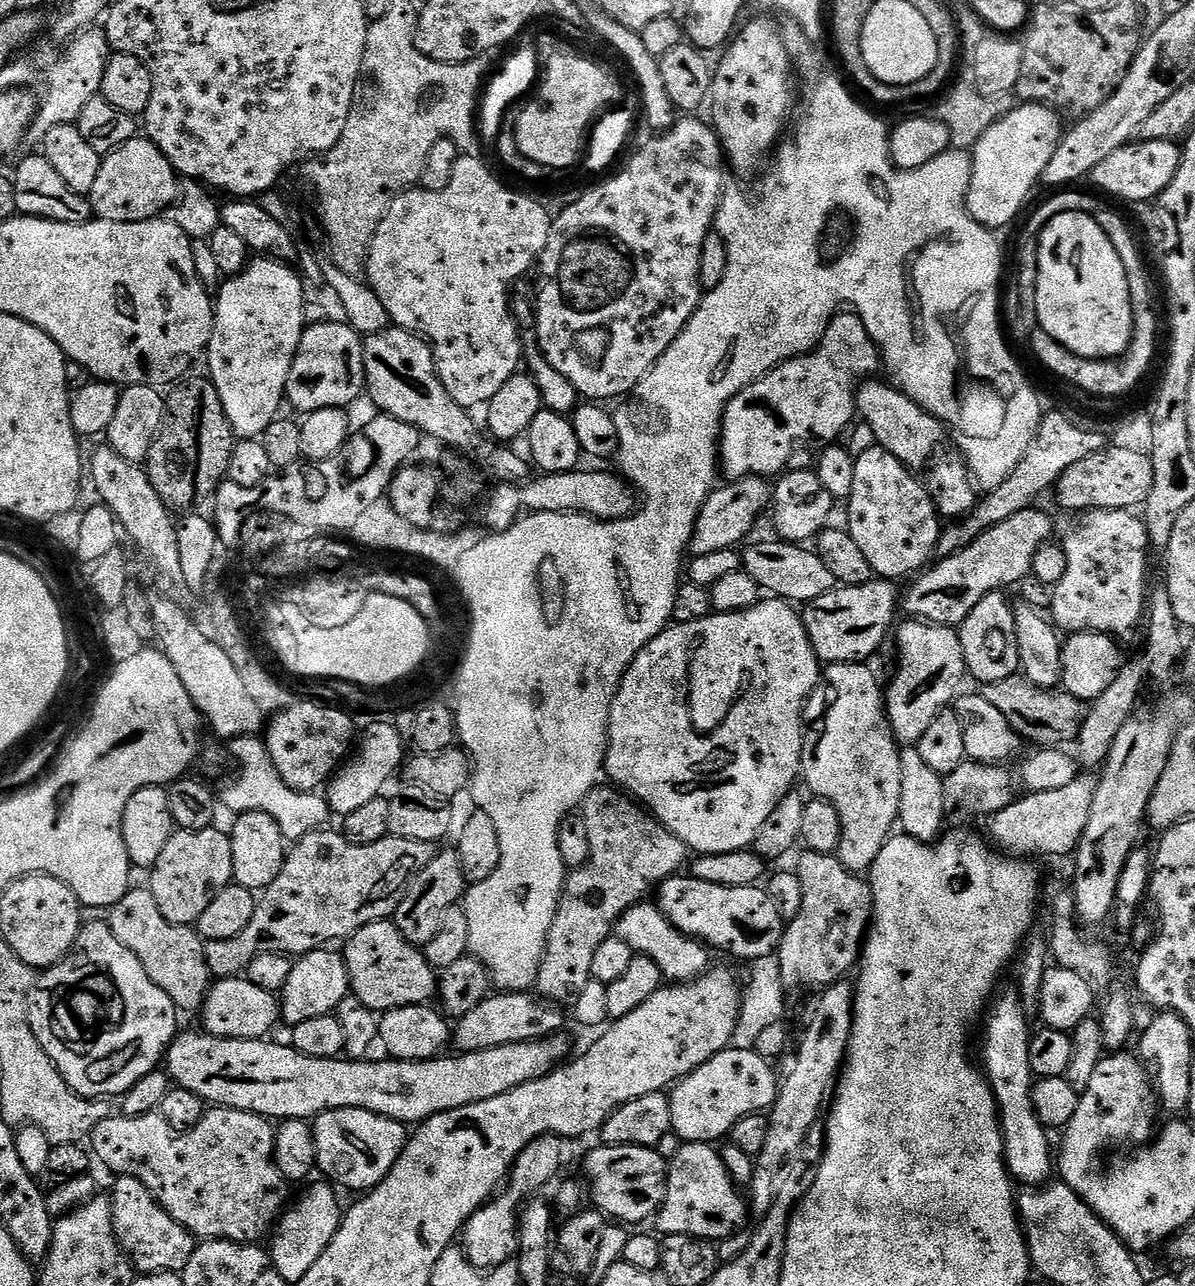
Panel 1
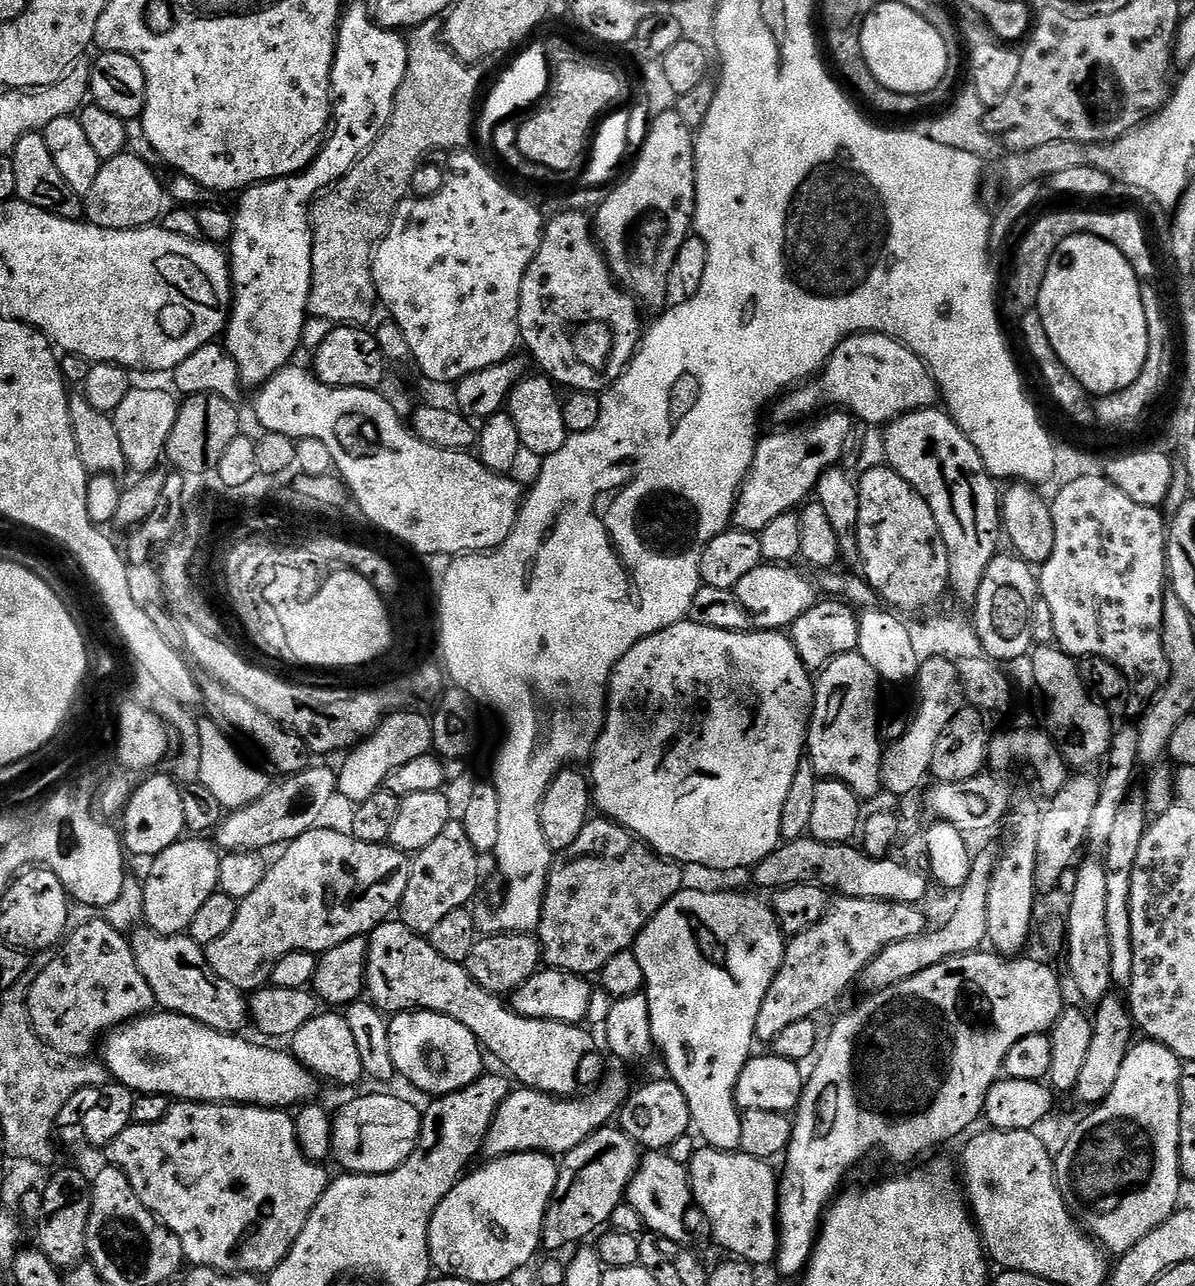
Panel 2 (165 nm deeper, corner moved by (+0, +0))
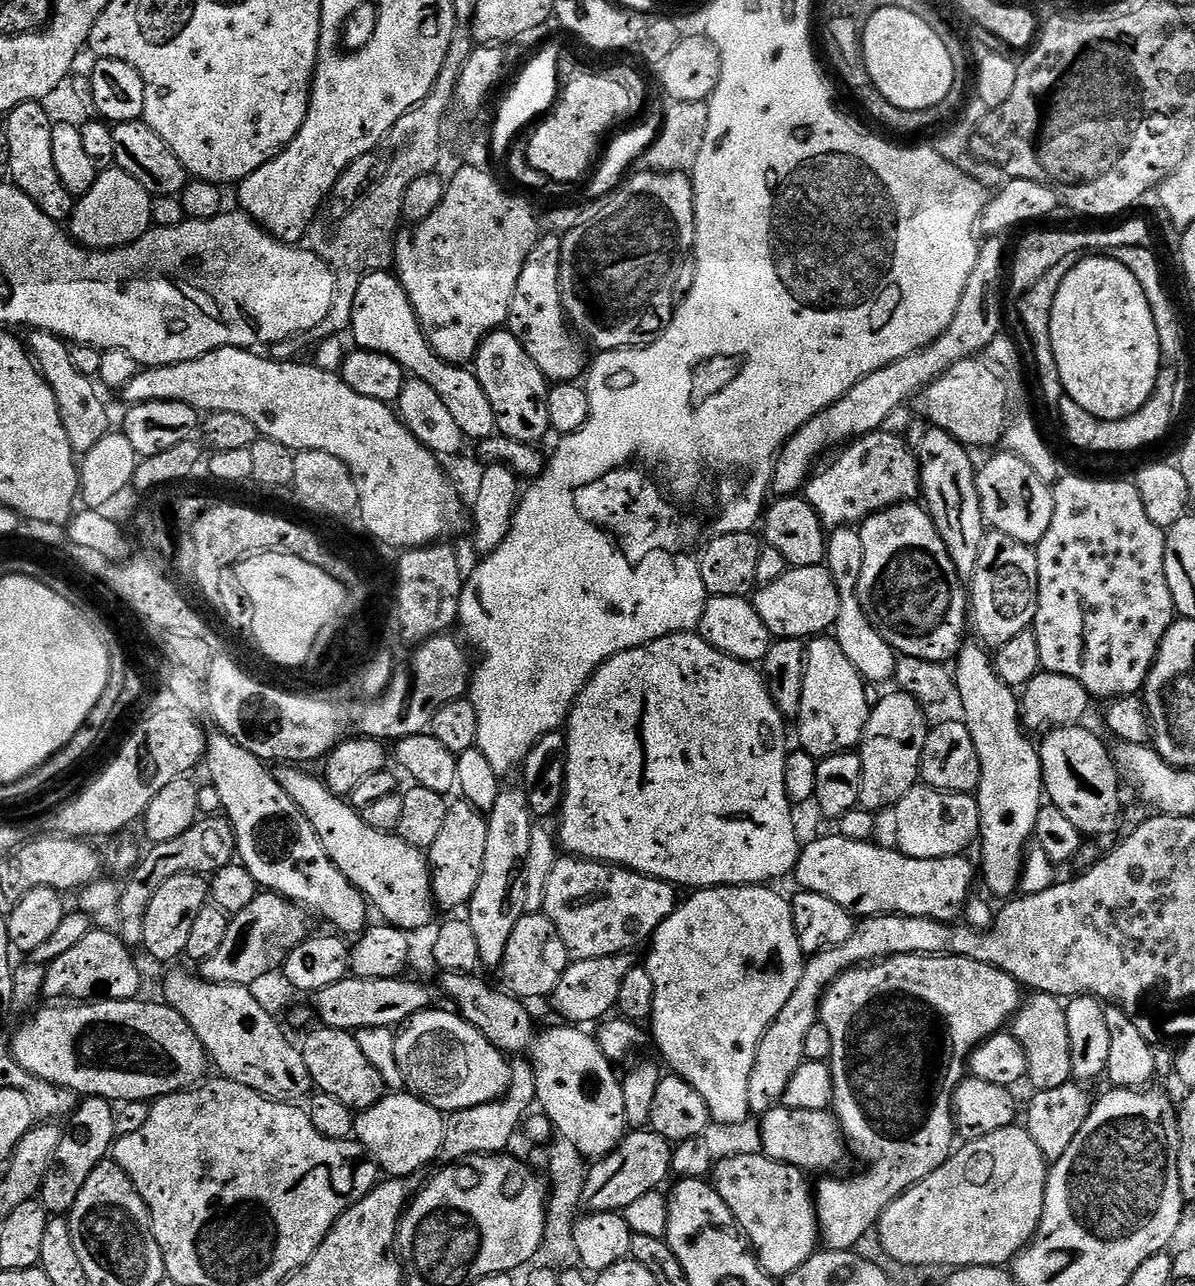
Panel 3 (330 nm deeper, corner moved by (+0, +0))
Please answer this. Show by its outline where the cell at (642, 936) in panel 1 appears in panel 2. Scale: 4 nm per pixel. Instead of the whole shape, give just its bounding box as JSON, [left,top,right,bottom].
[634,886,786,1152]

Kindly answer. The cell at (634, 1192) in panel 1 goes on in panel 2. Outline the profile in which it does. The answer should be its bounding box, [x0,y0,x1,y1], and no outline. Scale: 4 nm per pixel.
[627,1150,693,1241]

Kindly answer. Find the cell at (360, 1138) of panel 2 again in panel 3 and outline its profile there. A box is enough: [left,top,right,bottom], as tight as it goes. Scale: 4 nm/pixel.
[355,1092,445,1178]

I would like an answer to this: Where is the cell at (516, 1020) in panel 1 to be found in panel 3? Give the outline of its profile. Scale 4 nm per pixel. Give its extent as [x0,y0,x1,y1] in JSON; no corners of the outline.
[550,954,634,1026]

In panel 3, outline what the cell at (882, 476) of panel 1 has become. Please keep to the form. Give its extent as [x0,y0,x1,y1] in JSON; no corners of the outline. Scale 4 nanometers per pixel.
[856,502,970,664]

